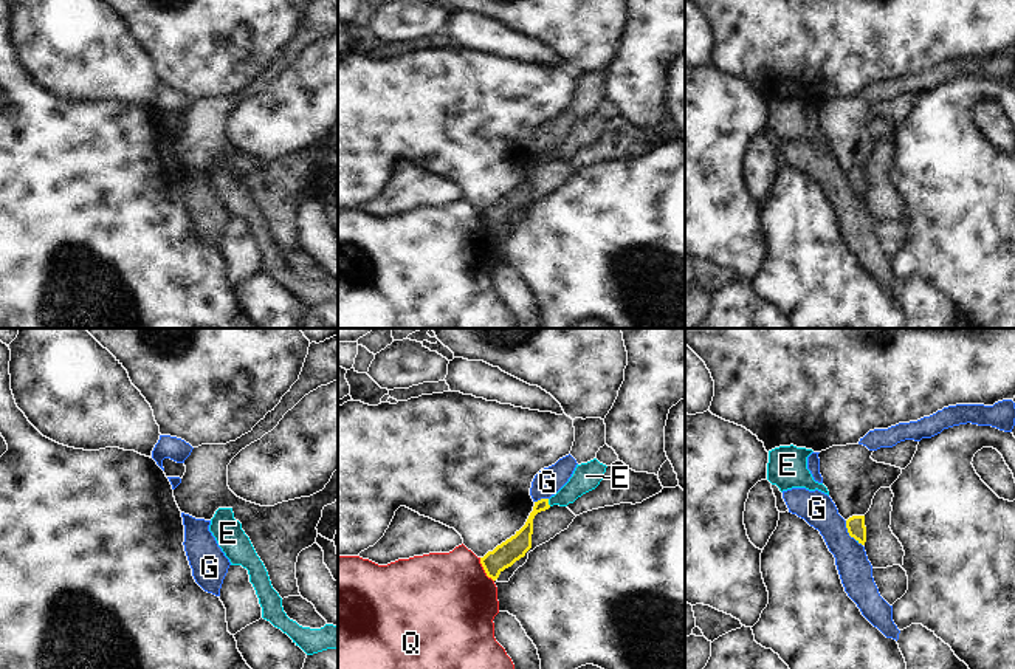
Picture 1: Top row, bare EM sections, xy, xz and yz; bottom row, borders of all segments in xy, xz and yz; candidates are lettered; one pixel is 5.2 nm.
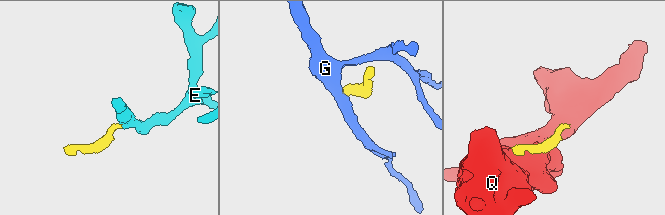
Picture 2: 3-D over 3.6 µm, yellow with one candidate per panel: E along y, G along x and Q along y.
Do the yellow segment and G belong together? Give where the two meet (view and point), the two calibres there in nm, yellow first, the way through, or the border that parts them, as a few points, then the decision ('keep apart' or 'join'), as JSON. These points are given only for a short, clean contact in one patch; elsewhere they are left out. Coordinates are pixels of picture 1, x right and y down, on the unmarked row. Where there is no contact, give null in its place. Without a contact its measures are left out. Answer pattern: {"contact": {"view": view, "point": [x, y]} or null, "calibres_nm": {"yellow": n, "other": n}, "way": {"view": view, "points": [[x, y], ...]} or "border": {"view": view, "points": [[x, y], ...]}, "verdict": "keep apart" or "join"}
{"contact": {"view": "yz", "point": [849, 188]}, "calibres_nm": {"yellow": 100, "other": 180}, "border": {"view": "yz", "points": [[845, 174], [846, 185], [862, 198]]}, "verdict": "keep apart"}

